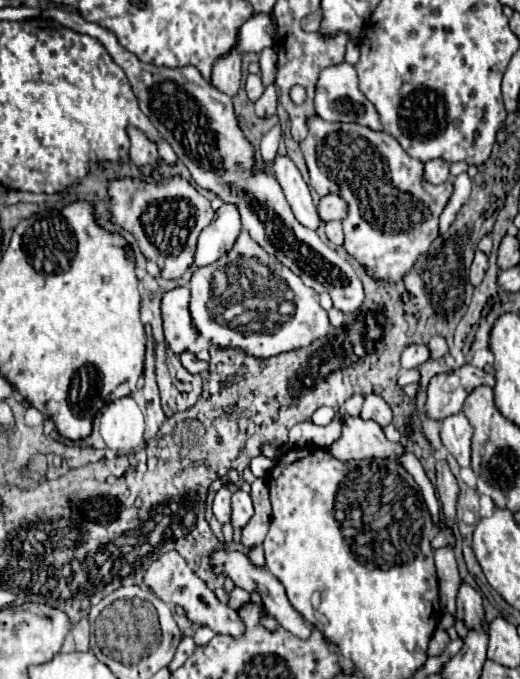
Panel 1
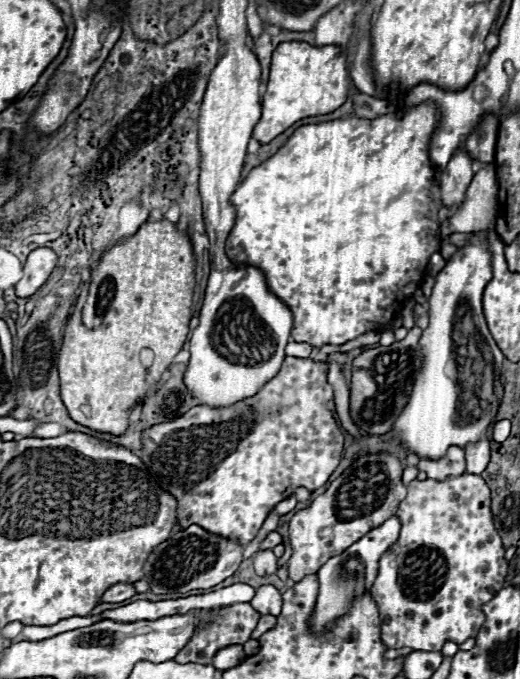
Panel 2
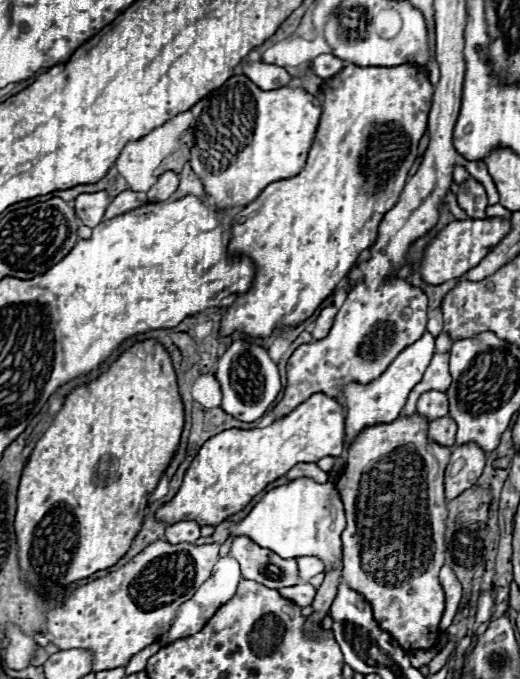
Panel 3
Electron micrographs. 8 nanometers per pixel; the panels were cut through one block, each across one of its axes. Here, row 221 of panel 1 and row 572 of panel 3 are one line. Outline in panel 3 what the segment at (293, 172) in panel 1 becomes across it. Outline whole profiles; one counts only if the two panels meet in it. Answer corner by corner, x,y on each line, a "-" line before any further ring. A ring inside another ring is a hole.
300,556
296,558
296,562
298,562
298,576
306,582
324,570
324,564
314,556

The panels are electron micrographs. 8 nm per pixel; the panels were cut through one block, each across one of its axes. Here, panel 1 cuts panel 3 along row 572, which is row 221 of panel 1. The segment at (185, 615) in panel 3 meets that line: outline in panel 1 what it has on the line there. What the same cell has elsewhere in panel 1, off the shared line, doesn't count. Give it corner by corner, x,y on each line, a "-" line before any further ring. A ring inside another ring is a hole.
222,204
214,212
212,224
198,236
194,266
208,266
226,254
240,234
240,214
236,204

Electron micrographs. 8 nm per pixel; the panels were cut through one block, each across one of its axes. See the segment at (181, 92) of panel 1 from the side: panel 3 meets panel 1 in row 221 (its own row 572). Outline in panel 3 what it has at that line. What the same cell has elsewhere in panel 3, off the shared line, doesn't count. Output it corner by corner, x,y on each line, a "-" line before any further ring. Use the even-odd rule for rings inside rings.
236,536
230,546
230,556
236,558
236,562
240,564
244,578
252,578
262,586
278,590
300,582
294,558
284,560
278,554
256,546
256,542
252,542
250,538

